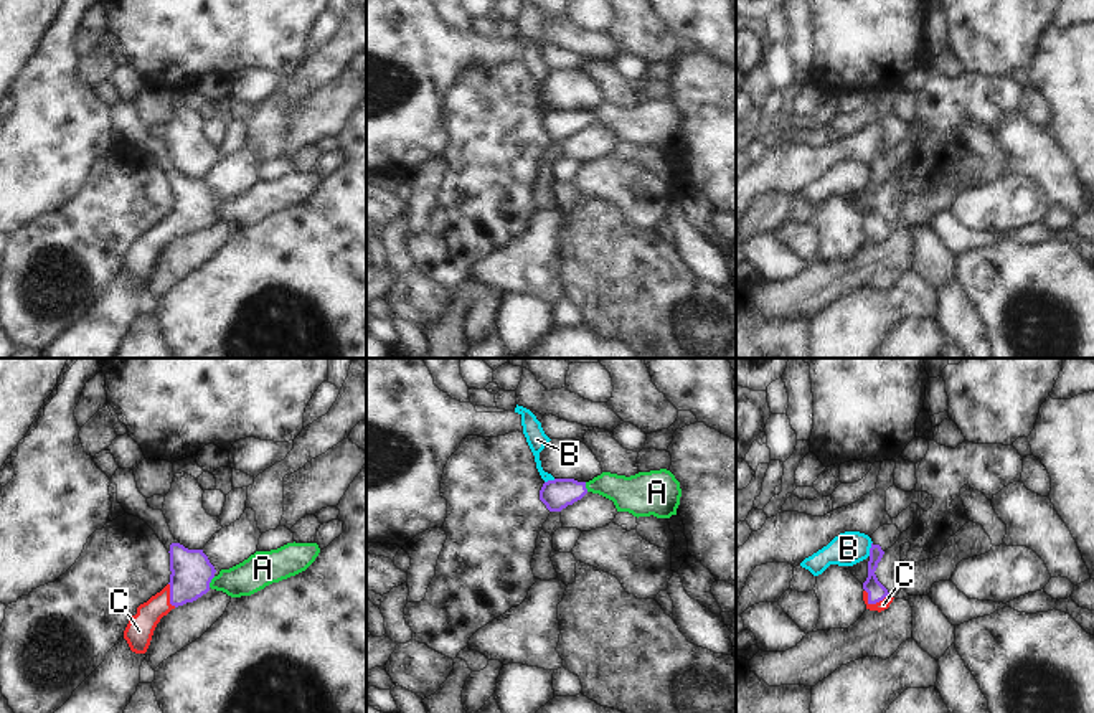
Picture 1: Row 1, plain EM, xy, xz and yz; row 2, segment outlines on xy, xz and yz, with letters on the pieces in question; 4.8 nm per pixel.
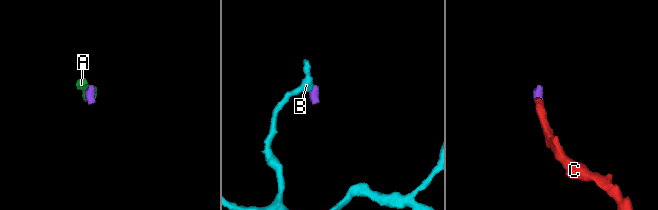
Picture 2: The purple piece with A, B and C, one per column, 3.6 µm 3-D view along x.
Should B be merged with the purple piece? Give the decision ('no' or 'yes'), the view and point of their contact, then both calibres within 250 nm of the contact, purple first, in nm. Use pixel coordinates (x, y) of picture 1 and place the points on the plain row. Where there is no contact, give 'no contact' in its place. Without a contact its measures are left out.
no; meets purple in yz at (870, 179); 90 nm thick on the purple side, 160 nm on the other

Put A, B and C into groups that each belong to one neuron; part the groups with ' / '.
A C / B

